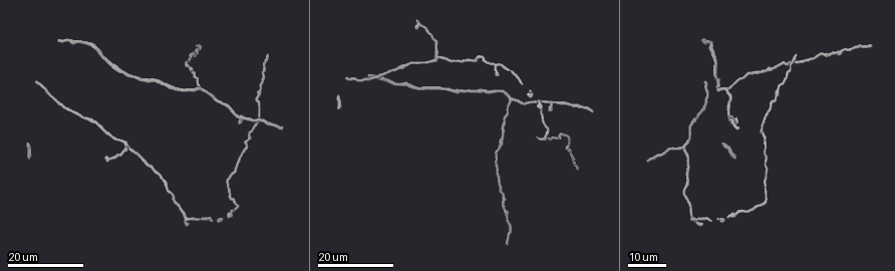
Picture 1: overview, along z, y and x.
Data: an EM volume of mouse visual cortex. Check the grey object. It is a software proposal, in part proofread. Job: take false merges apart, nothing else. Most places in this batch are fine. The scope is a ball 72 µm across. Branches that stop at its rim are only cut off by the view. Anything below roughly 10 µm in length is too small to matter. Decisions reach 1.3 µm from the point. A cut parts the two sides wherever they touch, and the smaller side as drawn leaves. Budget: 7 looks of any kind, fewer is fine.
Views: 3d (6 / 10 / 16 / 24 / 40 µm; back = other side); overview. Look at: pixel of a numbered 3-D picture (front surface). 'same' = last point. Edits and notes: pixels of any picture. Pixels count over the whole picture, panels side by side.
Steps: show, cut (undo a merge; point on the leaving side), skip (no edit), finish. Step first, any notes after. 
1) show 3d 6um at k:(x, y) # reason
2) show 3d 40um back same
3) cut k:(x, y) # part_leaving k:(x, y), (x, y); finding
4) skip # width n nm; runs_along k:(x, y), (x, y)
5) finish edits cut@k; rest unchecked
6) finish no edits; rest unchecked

show 3d 16um at 1:(509, 98) # branch point

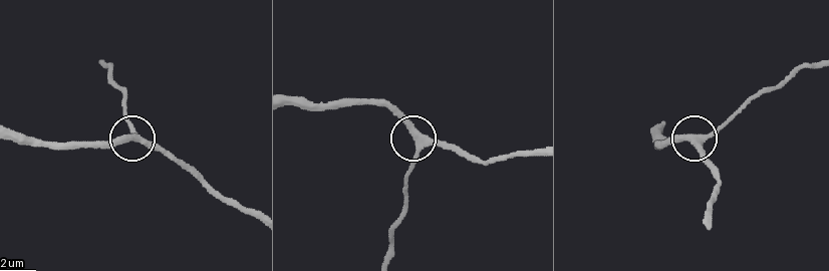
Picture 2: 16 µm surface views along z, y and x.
show 3d 10um at 2:(136, 138)

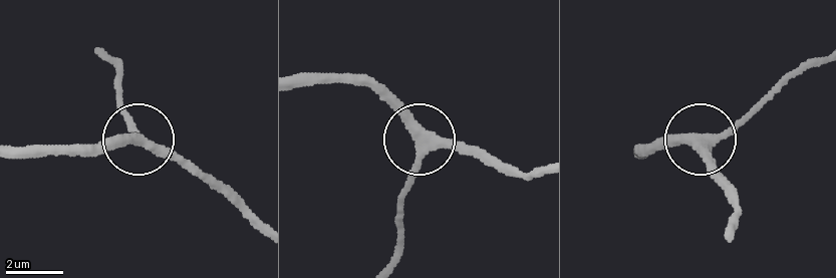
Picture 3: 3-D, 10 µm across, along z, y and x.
skip # width 320 nm; all the same neuron

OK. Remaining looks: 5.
show 3d 24um at 1:(244, 115) # three-way junction

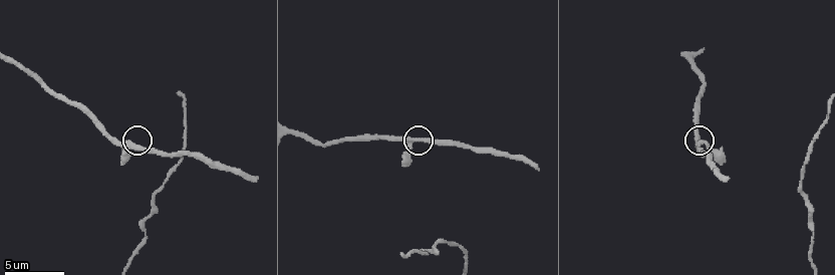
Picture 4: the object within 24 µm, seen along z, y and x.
show 3d 6um at 4:(131, 142)

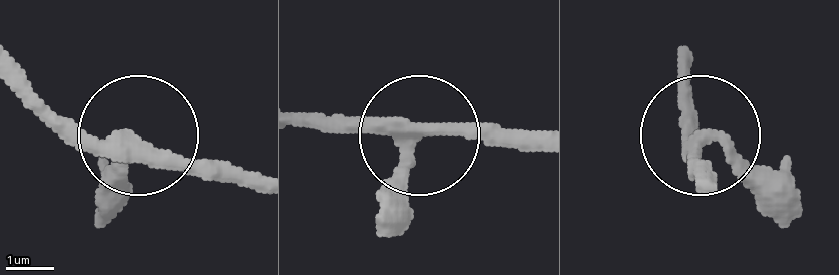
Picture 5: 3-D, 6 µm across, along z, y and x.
skip # width 300 nm; all the same neuron

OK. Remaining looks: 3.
show 3d 24um at 1:(256, 94) # sudden change in width

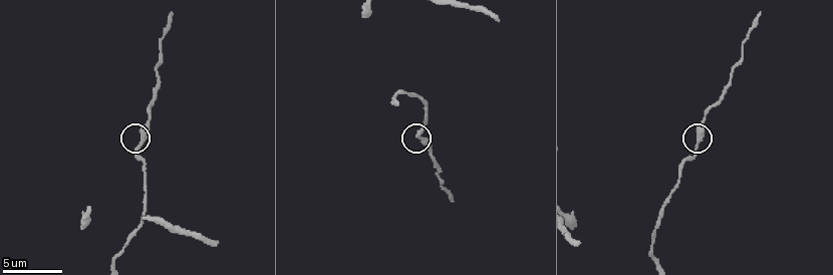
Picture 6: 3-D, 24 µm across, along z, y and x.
show 3d 6um at 6:(138, 147)

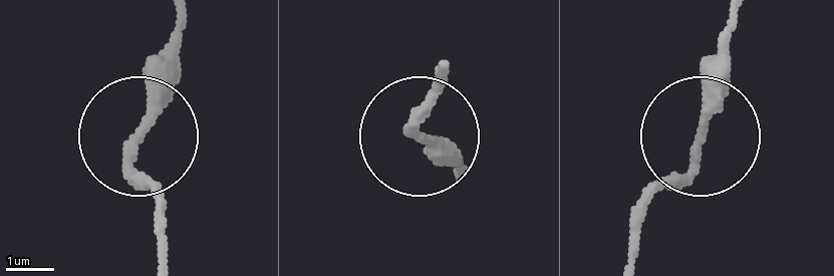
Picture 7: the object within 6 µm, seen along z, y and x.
skip # one neuron here

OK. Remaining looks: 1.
finish no edits; rest unchecked

